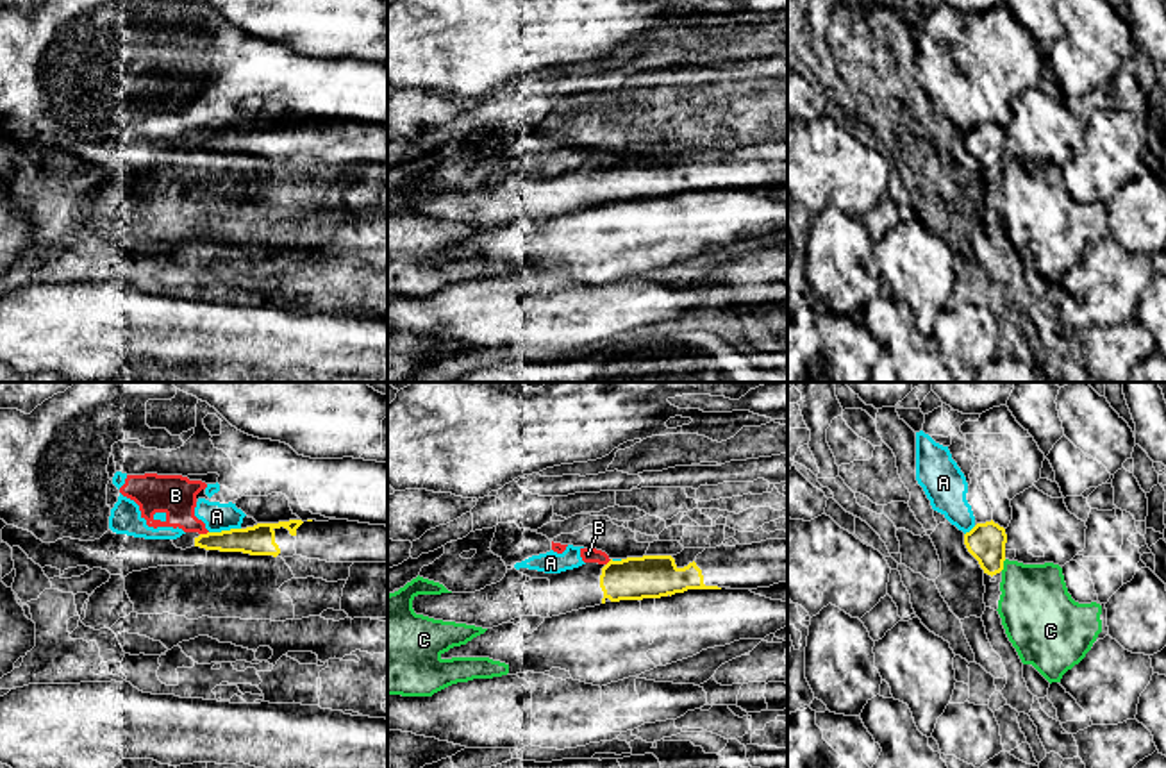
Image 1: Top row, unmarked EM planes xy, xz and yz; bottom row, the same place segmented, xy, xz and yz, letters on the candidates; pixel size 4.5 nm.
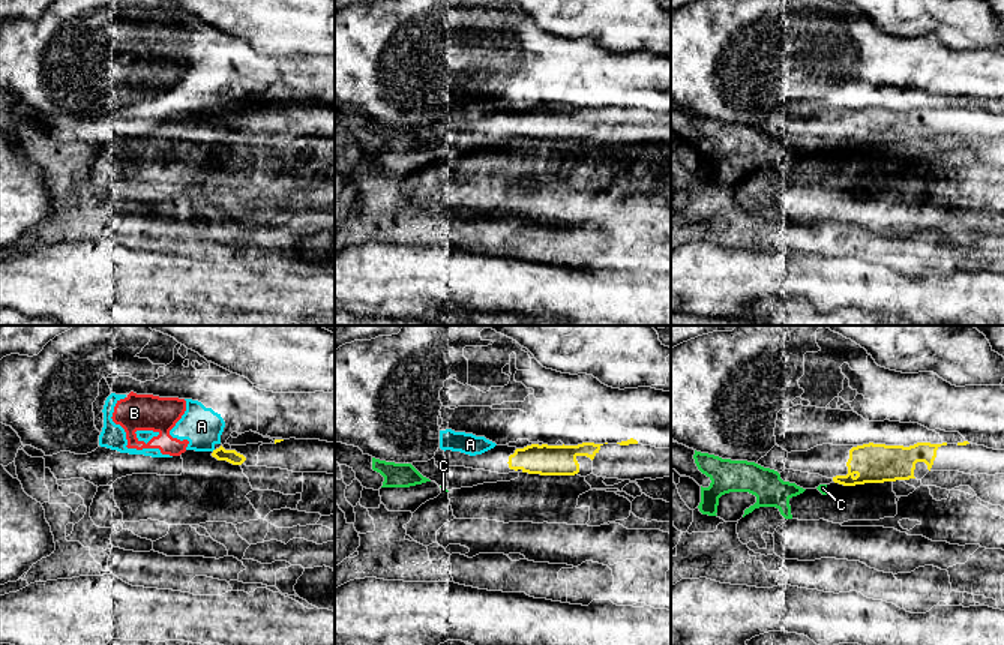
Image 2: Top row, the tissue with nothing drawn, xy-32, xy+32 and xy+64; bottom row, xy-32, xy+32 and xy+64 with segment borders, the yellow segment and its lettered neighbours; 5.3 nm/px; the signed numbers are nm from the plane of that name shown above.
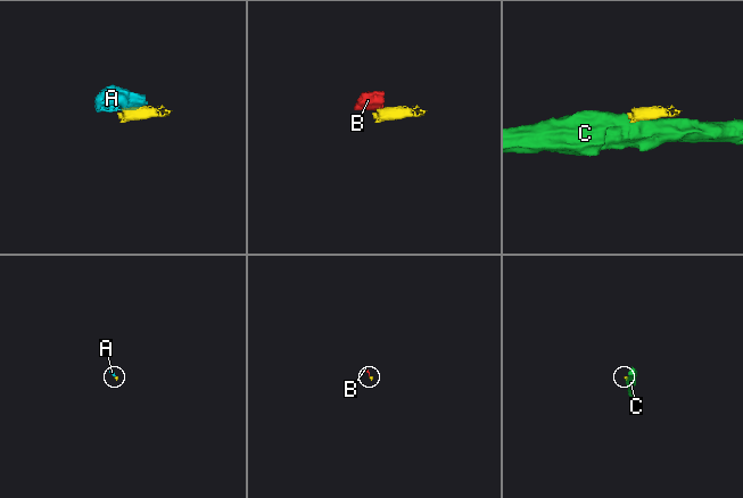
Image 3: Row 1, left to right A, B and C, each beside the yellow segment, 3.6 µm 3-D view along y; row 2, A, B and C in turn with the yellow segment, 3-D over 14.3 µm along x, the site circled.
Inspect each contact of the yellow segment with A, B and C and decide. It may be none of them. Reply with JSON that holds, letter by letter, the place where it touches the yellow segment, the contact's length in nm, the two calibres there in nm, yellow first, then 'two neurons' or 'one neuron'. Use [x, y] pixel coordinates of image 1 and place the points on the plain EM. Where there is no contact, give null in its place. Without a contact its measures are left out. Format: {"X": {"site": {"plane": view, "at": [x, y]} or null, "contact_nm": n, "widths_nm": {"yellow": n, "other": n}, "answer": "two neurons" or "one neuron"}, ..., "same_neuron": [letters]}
{"A": {"site": {"plane": "xy", "at": [224, 131]}, "contact_nm": 150, "widths_nm": {"yellow": 140, "other": 130}, "answer": "two neurons"}, "B": {"site": {"plane": "xy", "at": [204, 134]}, "contact_nm": 40, "widths_nm": {"yellow": 140, "other": 190}, "answer": "two neurons"}, "C": {"site": {"plane": "yz", "at": [1002, 165]}, "contact_nm": 60, "widths_nm": {"yellow": 180, "other": 320}, "answer": "two neurons"}, "same_neuron": []}

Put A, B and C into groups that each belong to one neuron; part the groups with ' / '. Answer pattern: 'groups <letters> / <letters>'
groups A B / C

